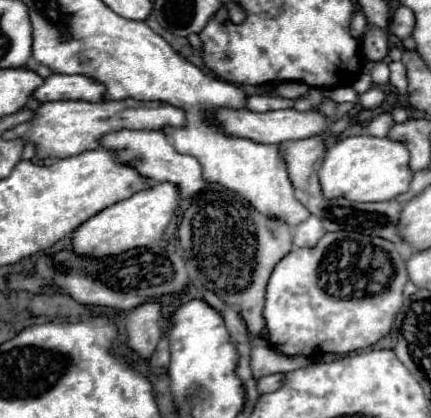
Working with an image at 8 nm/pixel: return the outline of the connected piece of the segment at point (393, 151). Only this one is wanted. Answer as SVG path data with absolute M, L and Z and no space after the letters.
M350 135L334 141L326 149L320 167L320 185L326 197L346 197L350 201L390 201L410 187L412 171L408 167L408 151L400 141L372 135Z

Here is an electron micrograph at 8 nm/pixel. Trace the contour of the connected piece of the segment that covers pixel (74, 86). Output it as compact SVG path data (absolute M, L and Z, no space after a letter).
M52 73L44 83L32 93L38 103L46 101L92 101L98 103L104 97L104 87L86 79L84 75L62 75Z

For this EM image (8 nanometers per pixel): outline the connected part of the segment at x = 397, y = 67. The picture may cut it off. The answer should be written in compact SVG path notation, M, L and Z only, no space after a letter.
M392 61L389 63L390 72L390 84L395 85L398 92L403 94L405 97L408 96L407 93L407 79L406 78L406 68L401 61Z

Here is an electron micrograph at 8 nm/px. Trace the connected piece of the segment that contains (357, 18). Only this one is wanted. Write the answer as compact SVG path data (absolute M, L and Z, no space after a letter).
M358 11L358 13L354 15L354 19L352 19L352 25L350 25L350 33L352 33L352 37L354 37L354 39L362 39L366 25L368 25L368 23L366 23L366 17Z

